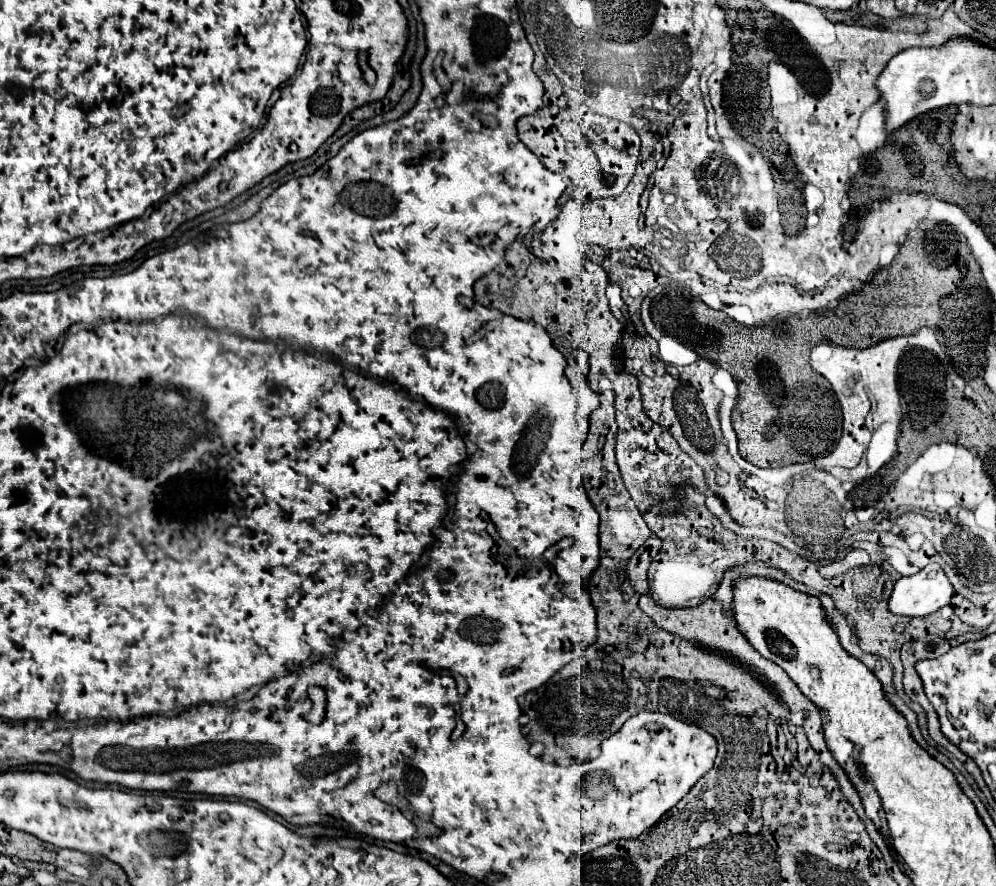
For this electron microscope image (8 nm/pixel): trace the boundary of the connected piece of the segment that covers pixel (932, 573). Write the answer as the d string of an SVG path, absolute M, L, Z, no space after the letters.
M929 564L913 576L899 578L889 598L889 610L901 616L927 616L947 606L955 590L939 564Z

